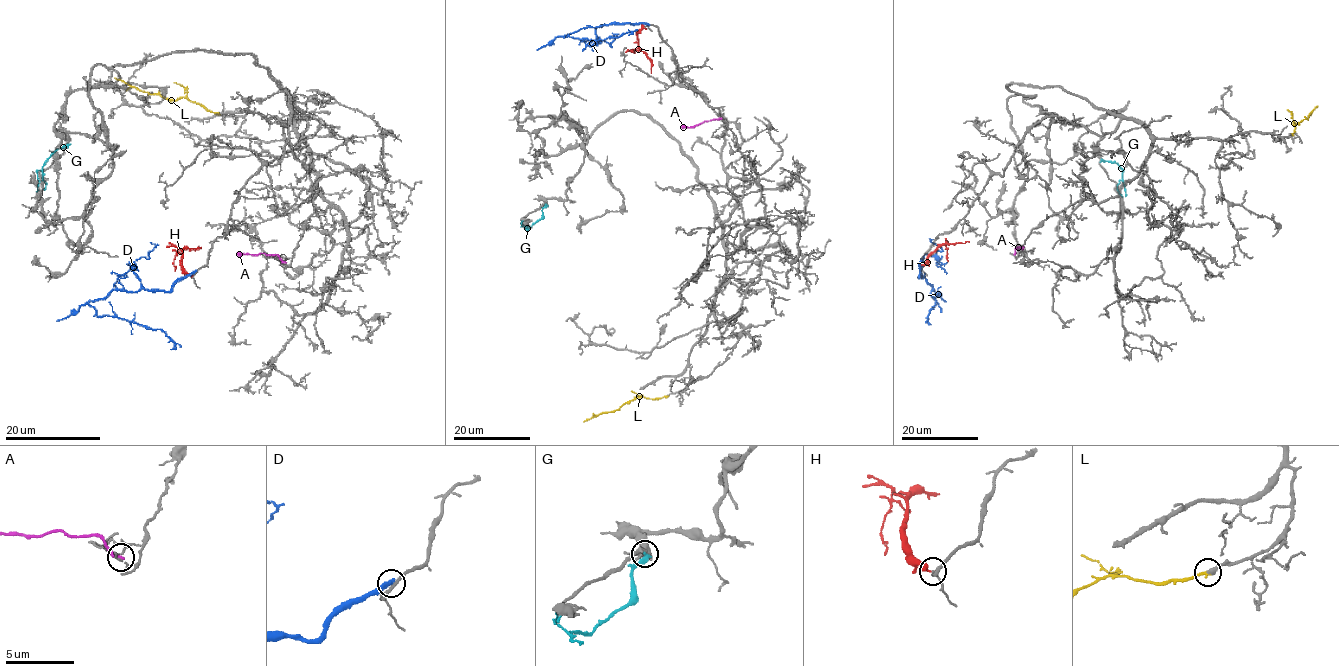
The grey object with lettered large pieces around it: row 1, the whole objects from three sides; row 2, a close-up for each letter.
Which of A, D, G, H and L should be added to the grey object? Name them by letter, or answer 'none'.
L

